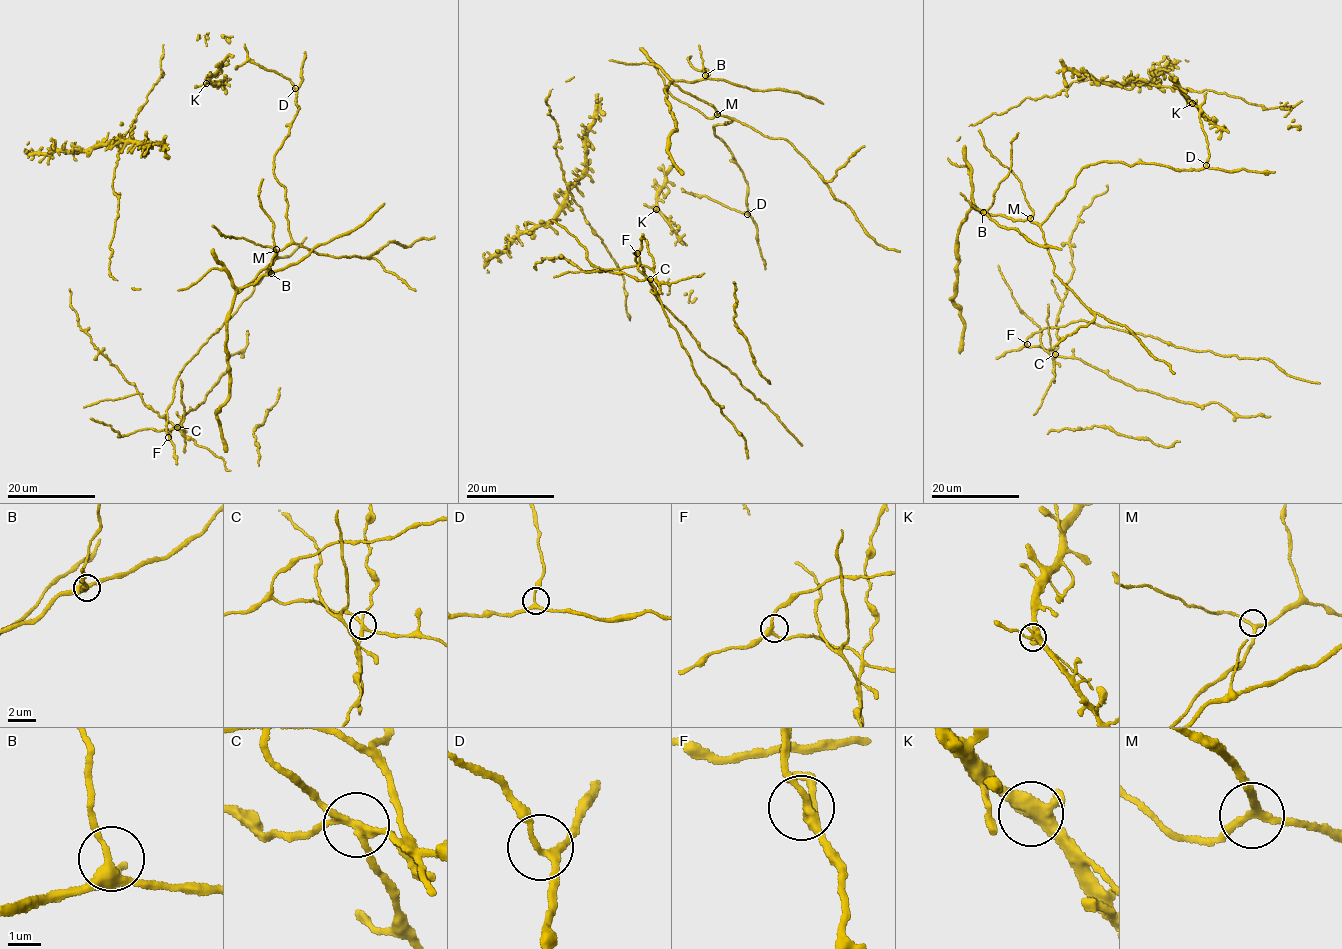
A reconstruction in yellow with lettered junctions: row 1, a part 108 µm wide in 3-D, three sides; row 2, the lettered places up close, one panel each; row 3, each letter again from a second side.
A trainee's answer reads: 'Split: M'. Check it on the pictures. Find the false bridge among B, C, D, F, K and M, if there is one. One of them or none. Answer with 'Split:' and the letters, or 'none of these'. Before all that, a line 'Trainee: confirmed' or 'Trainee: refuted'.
Trainee: refuted
Split: C

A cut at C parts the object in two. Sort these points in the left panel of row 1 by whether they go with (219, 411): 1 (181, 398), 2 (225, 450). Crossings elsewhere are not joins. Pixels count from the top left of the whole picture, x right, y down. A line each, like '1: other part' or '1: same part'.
1: other part
2: same part

